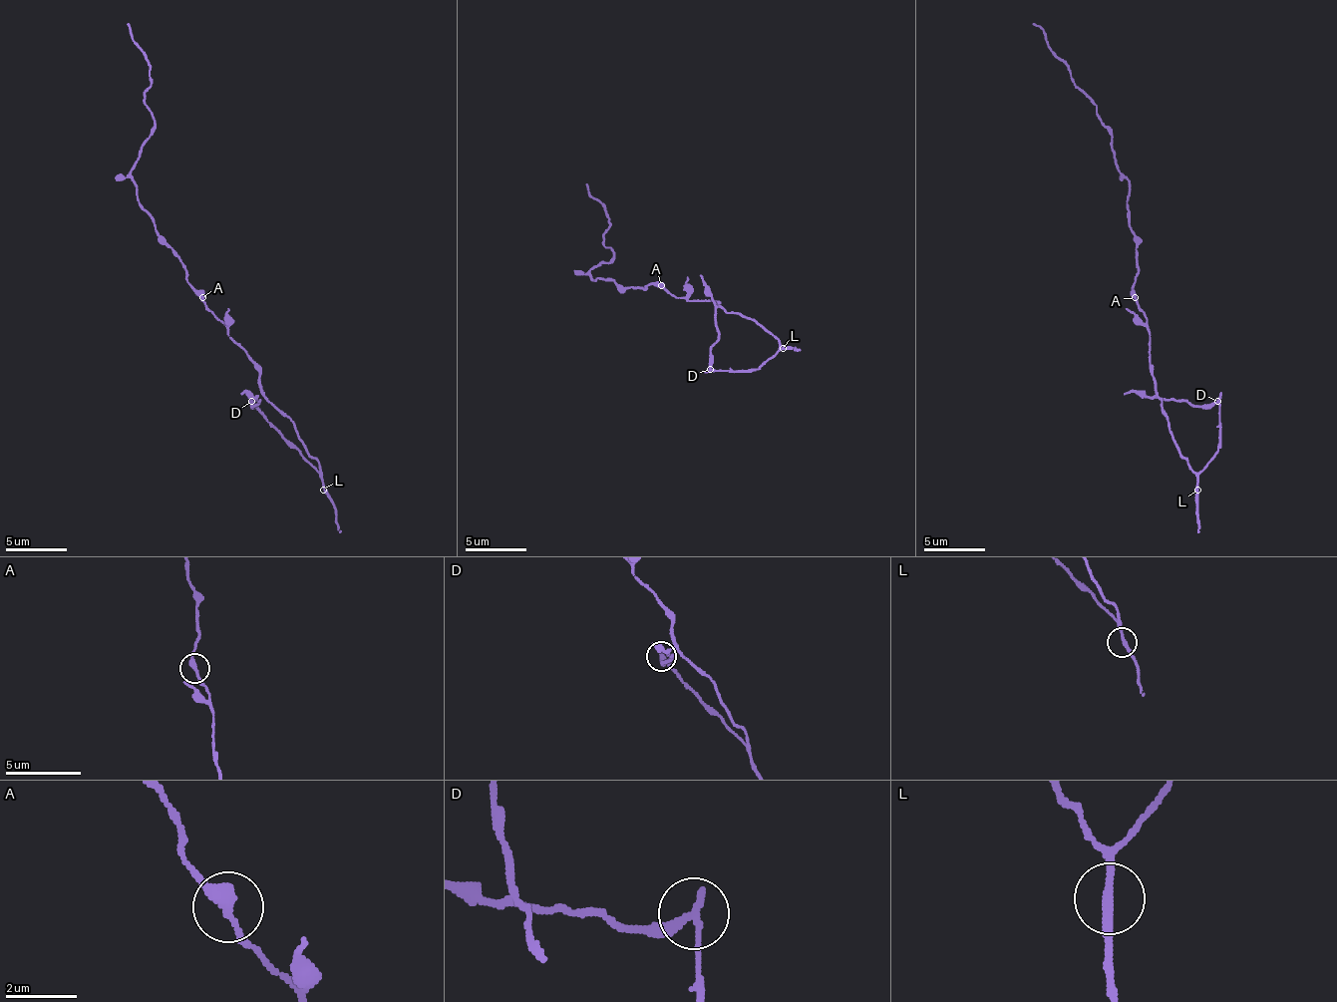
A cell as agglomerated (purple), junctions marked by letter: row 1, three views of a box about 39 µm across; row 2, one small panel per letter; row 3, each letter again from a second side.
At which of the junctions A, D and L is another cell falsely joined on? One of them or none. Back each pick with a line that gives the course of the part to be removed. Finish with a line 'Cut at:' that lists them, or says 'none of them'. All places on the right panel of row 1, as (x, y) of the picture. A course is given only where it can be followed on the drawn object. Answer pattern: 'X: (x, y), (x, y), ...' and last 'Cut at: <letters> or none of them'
D: (1218, 402), (1194, 405), (1125, 396)
Cut at: D

